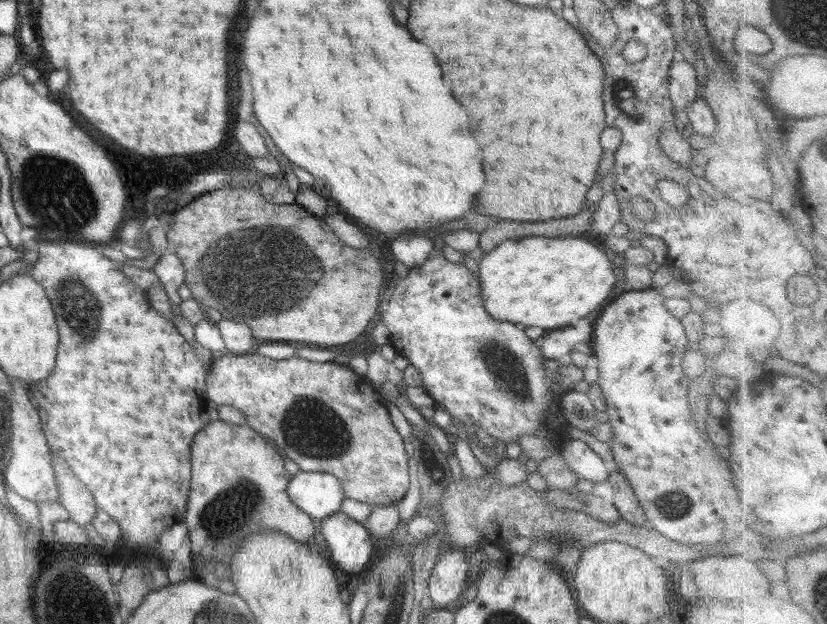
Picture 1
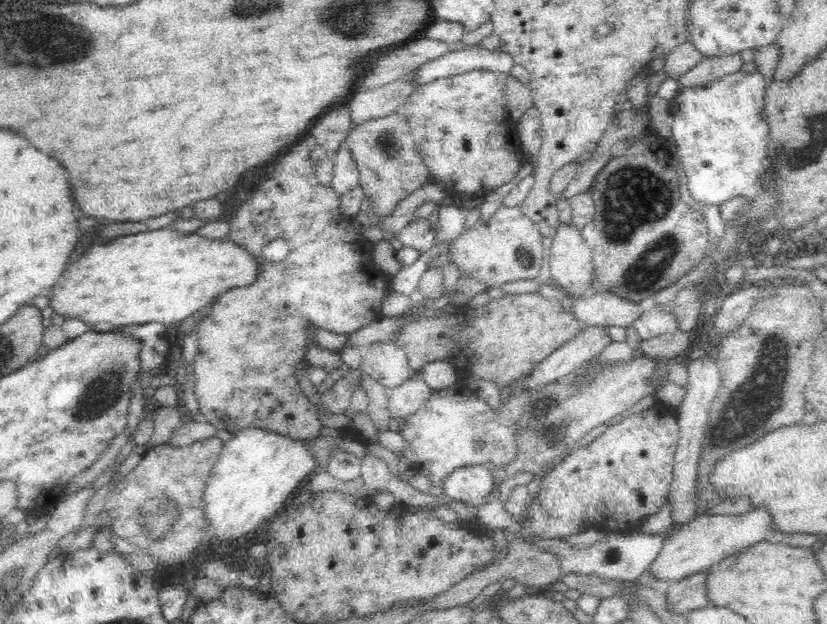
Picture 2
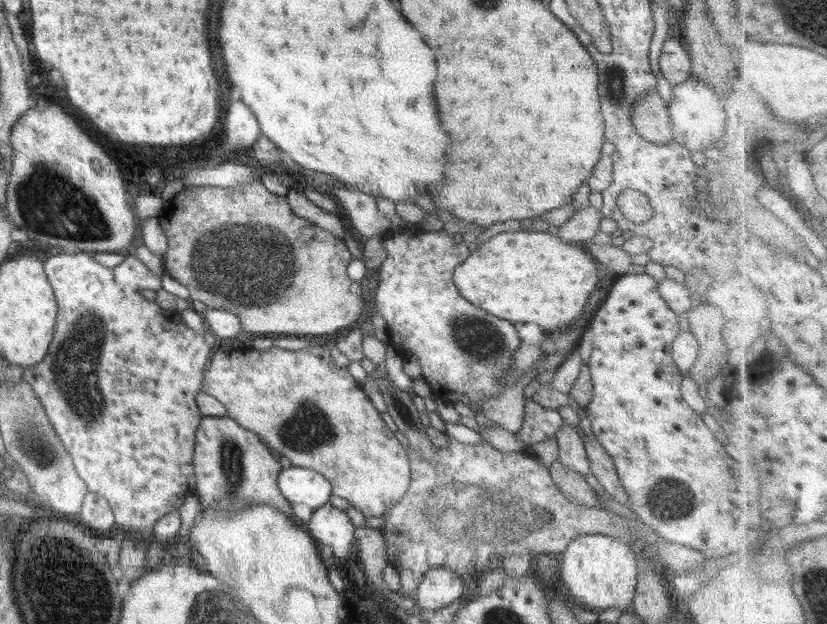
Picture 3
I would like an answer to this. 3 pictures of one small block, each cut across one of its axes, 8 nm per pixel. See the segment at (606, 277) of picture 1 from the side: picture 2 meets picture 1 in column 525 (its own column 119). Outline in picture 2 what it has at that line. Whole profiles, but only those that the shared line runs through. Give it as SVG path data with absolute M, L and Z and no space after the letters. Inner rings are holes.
M168 227L152 232L144 230L116 238L110 244L94 244L88 248L70 268L62 272L60 280L52 288L52 302L49 306L63 318L78 316L90 326L98 322L108 322L104 326L160 322L172 327L204 308L208 302L214 302L214 298L219 298L228 290L254 284L260 266L262 263L248 249L228 237L209 239L198 233L183 233Z

